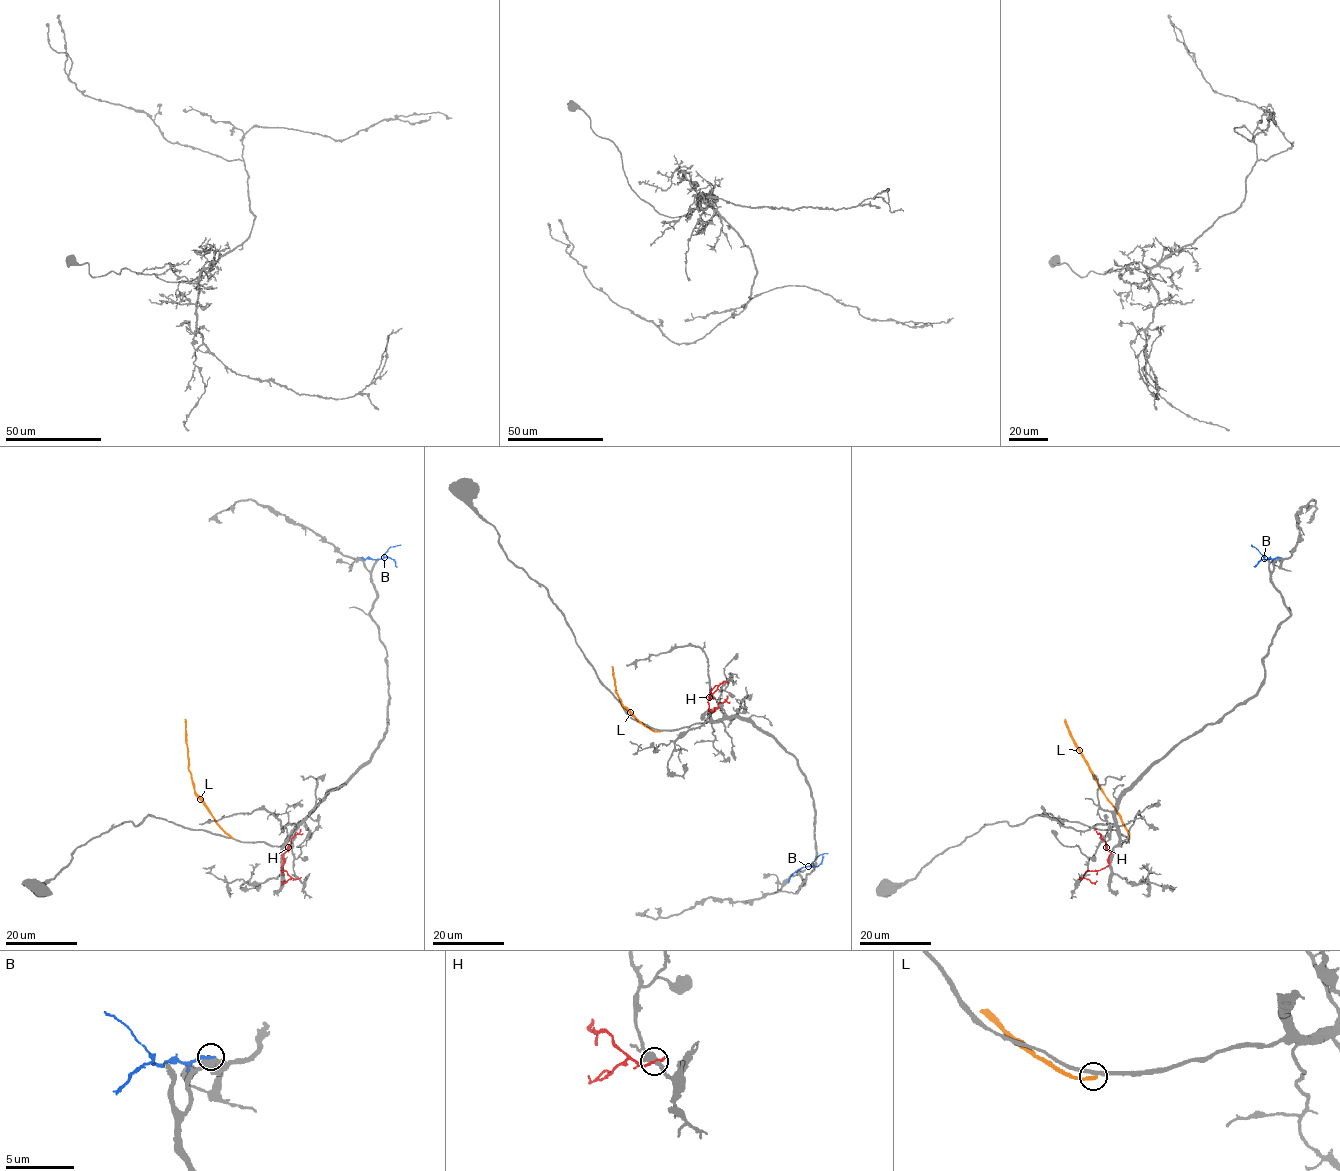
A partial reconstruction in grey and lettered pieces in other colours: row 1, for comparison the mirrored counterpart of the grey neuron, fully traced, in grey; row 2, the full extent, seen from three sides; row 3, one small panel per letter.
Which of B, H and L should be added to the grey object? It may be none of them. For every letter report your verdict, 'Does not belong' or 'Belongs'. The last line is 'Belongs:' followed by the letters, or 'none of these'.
B: Does not belong
H: Does not belong
L: Does not belong
Belongs: none of these

